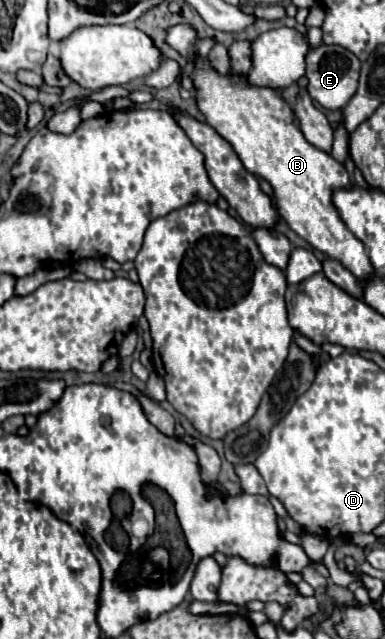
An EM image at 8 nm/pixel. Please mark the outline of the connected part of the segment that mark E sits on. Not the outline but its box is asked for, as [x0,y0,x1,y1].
[306,44,360,110]

